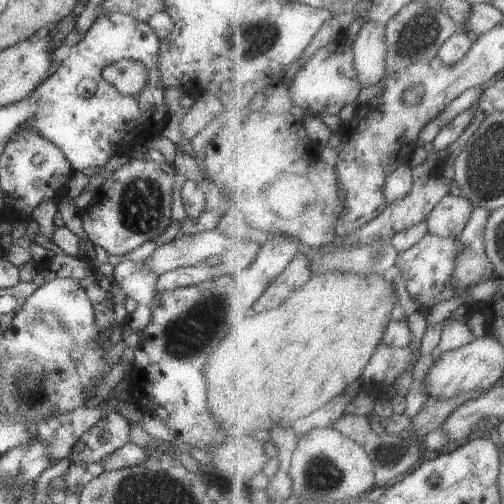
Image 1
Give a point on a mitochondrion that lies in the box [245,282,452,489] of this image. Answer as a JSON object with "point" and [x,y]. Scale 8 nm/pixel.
{"point":[386,457]}

